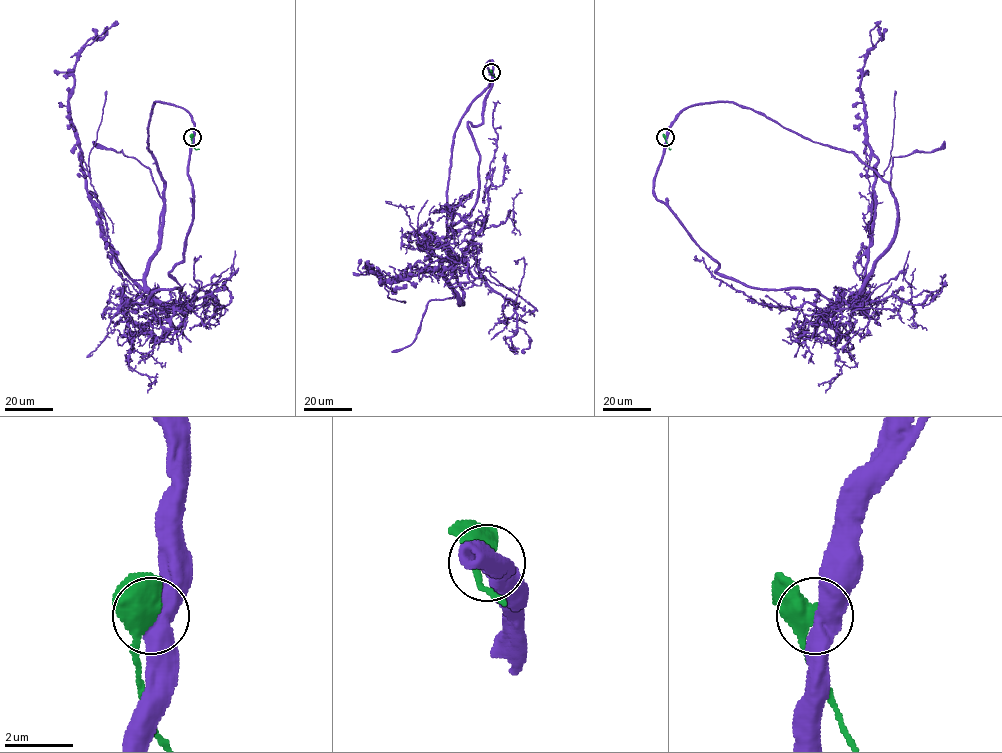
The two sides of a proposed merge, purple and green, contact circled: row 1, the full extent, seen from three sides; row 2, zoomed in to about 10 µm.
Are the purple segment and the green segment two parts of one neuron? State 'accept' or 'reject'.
reject

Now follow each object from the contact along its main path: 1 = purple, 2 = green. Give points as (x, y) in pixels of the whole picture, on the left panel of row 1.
1: (192, 137), (180, 289), (149, 304), (103, 236), (69, 109), (76, 59), (117, 21)
2: (192, 137), (192, 145), (199, 149)

